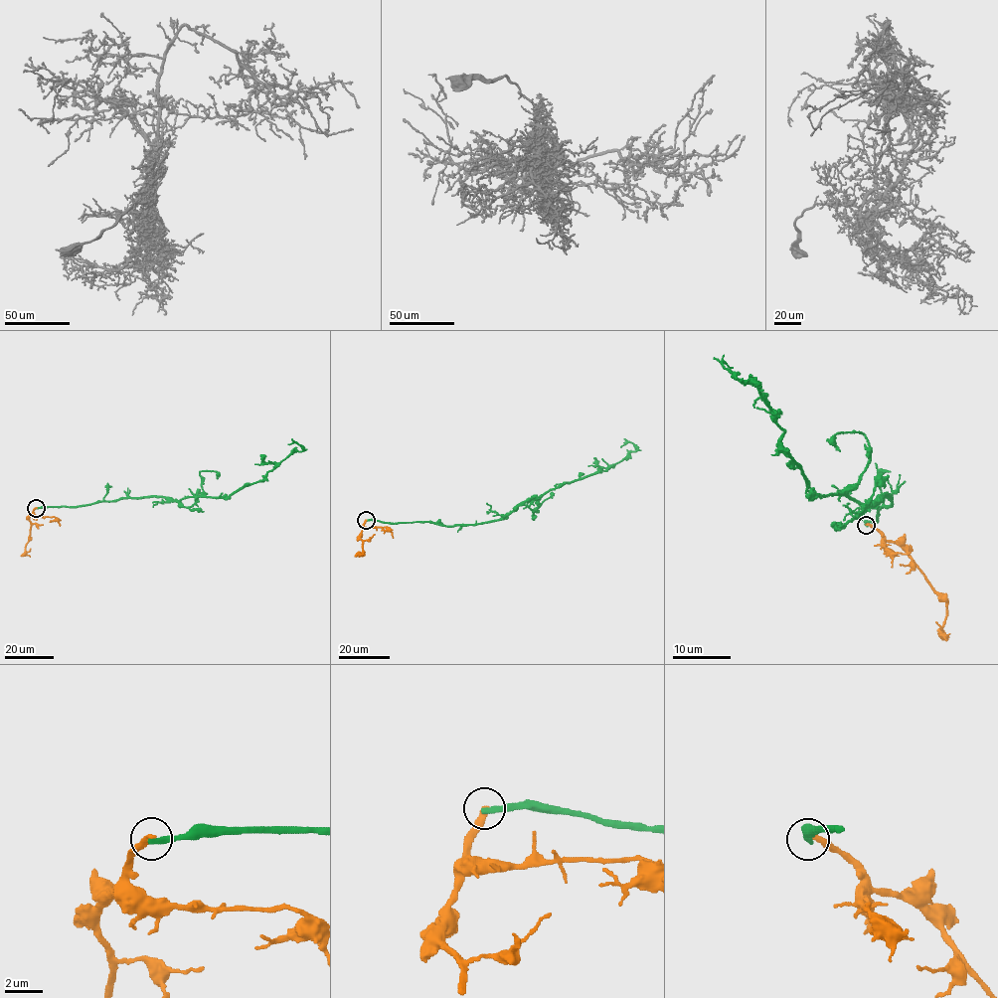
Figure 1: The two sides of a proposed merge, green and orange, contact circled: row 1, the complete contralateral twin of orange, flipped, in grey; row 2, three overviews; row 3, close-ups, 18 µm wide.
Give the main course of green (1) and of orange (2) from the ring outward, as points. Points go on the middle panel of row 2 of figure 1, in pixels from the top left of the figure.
1: (366, 520), (453, 526), (503, 519), (522, 502), (565, 483), (606, 470), (637, 449), (630, 442), (620, 447)
2: (366, 520), (360, 537), (363, 552), (359, 556), (364, 555)

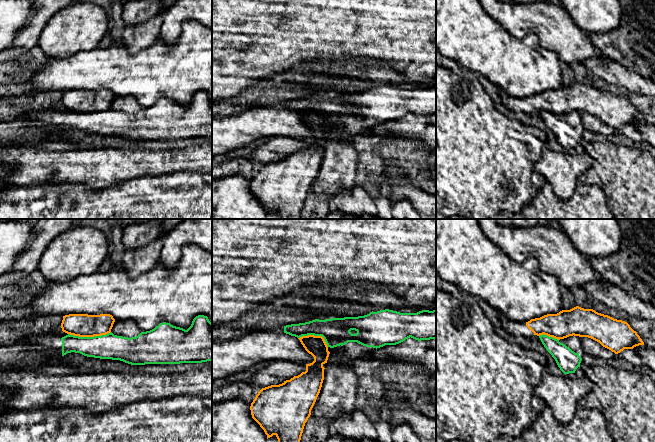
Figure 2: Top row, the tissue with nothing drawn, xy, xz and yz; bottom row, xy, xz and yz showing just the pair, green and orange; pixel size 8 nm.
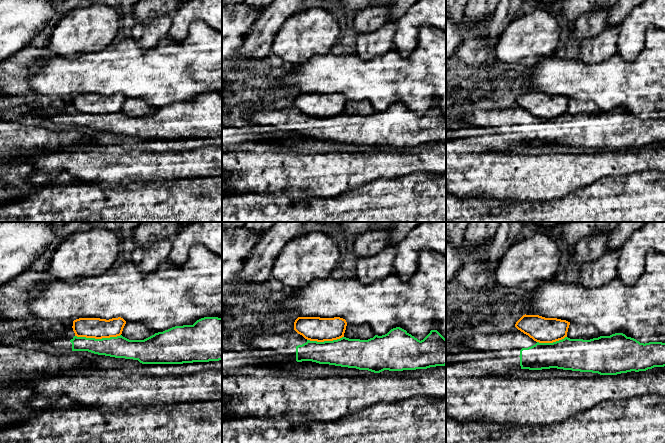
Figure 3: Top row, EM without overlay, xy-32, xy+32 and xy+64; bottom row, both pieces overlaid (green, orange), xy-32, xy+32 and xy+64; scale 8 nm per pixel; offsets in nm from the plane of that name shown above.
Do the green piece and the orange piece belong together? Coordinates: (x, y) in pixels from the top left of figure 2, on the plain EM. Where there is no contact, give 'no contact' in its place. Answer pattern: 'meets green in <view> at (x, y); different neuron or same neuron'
meets green in xy at (89, 113); different neuron

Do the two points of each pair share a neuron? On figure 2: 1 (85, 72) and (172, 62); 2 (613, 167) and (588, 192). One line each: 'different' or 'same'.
1: same
2: different

